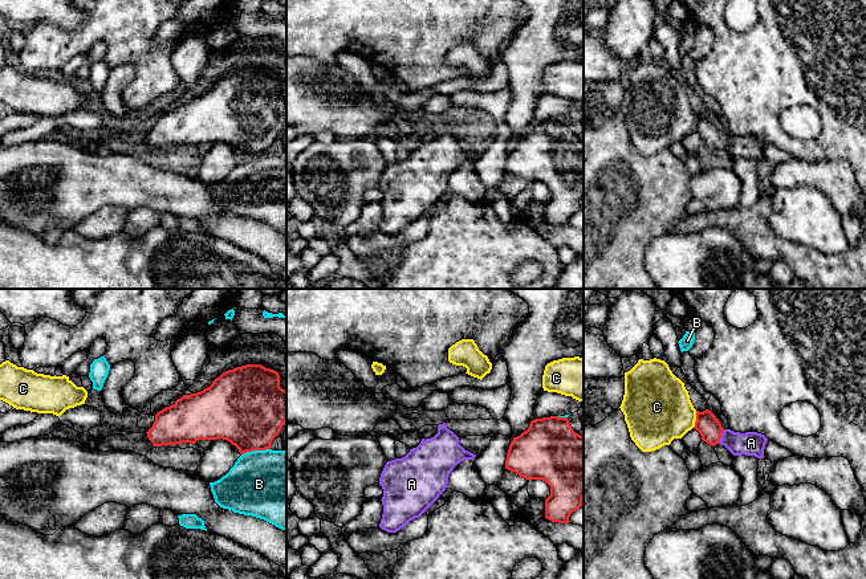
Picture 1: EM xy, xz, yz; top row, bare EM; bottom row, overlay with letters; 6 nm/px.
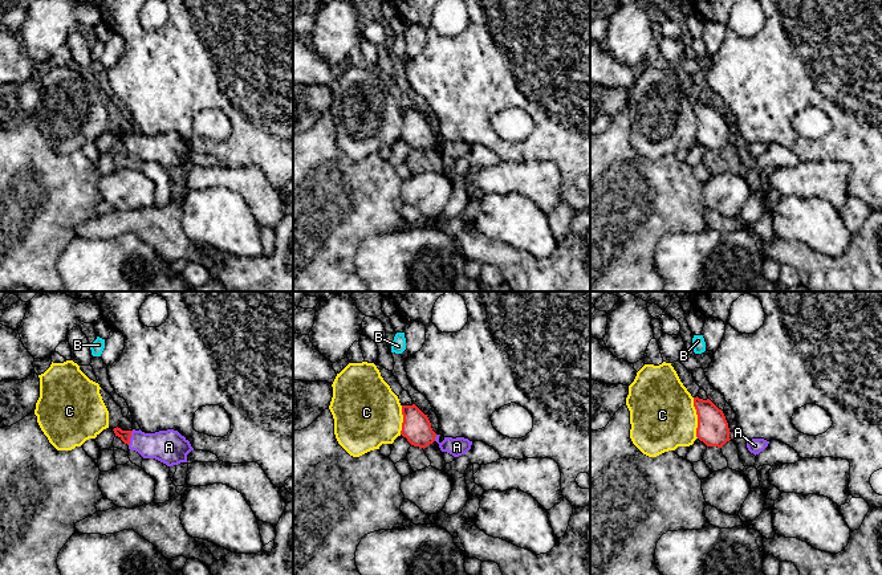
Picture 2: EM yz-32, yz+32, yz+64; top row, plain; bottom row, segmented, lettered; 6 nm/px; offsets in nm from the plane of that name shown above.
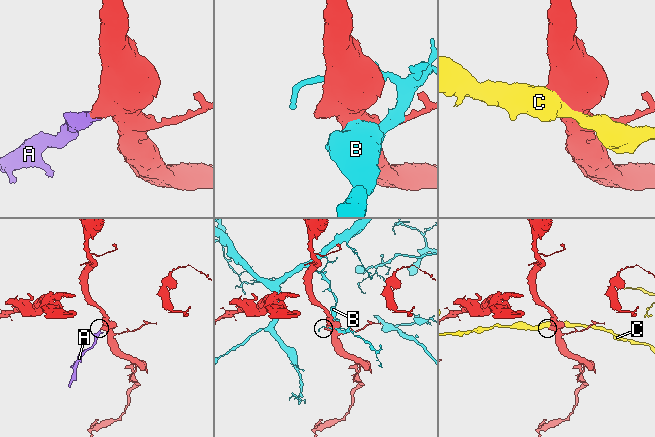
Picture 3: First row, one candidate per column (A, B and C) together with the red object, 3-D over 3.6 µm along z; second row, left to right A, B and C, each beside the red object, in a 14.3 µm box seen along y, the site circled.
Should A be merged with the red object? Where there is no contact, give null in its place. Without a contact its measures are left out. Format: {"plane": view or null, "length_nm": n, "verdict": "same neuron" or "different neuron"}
{"plane": "yz", "length_nm": 100, "verdict": "same neuron"}

